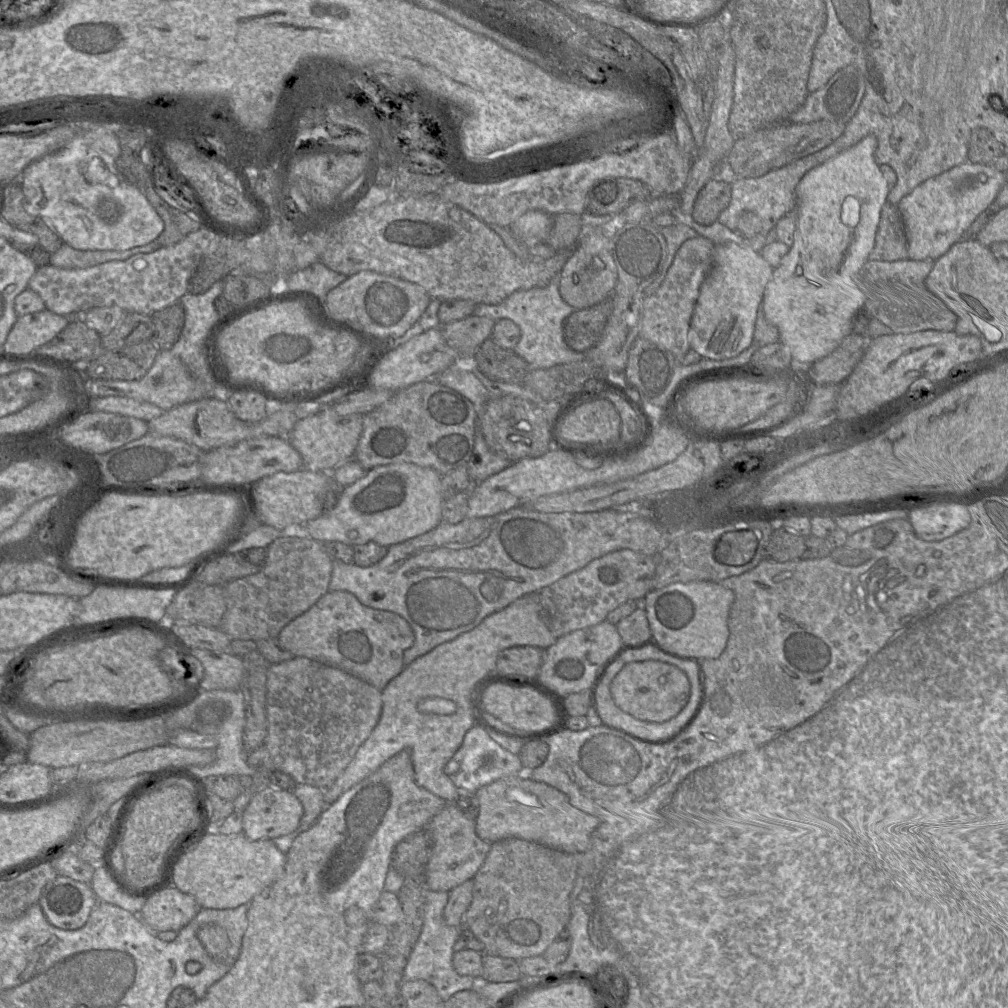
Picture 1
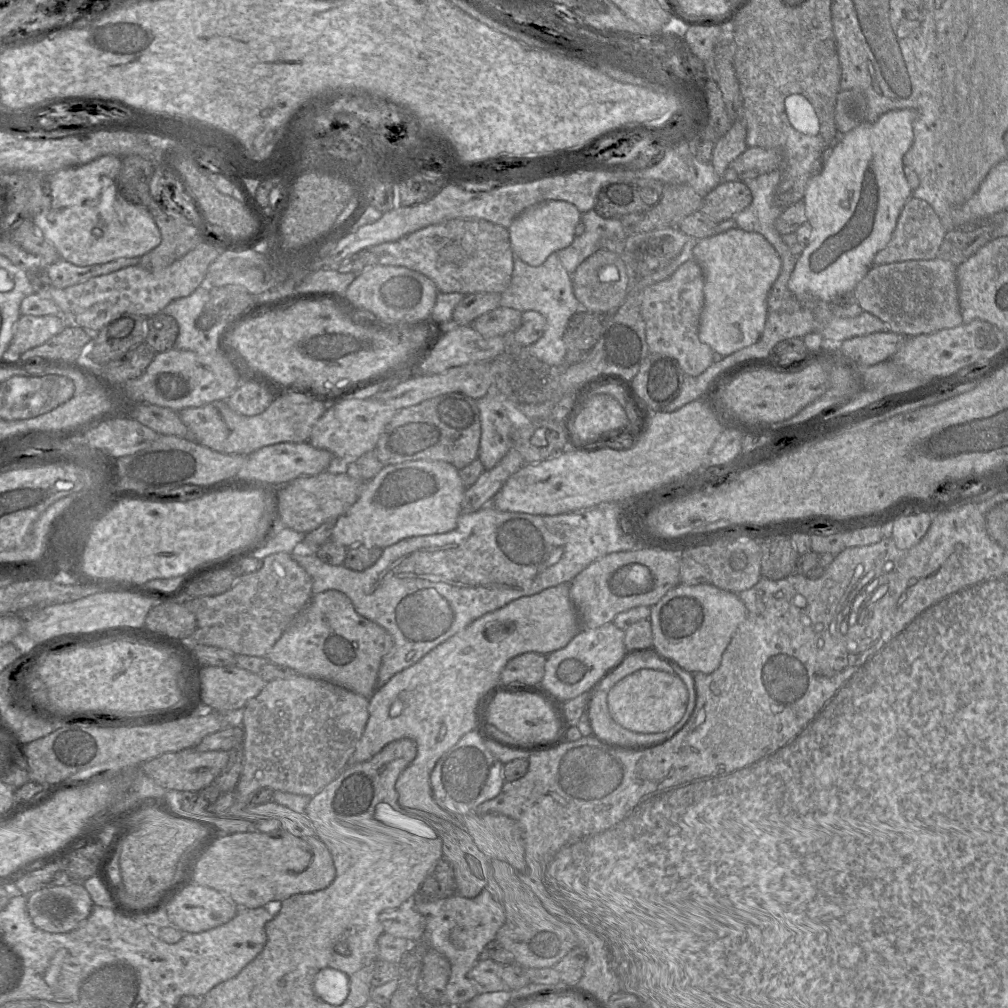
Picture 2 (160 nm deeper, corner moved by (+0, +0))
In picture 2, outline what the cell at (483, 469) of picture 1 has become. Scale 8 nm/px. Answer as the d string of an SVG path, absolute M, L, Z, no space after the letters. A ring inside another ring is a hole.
M496 384L489 387L484 397L477 399L477 404L481 421L478 458L485 470L490 470L512 448L514 430L537 419L529 419L518 409L518 403L502 394Z

